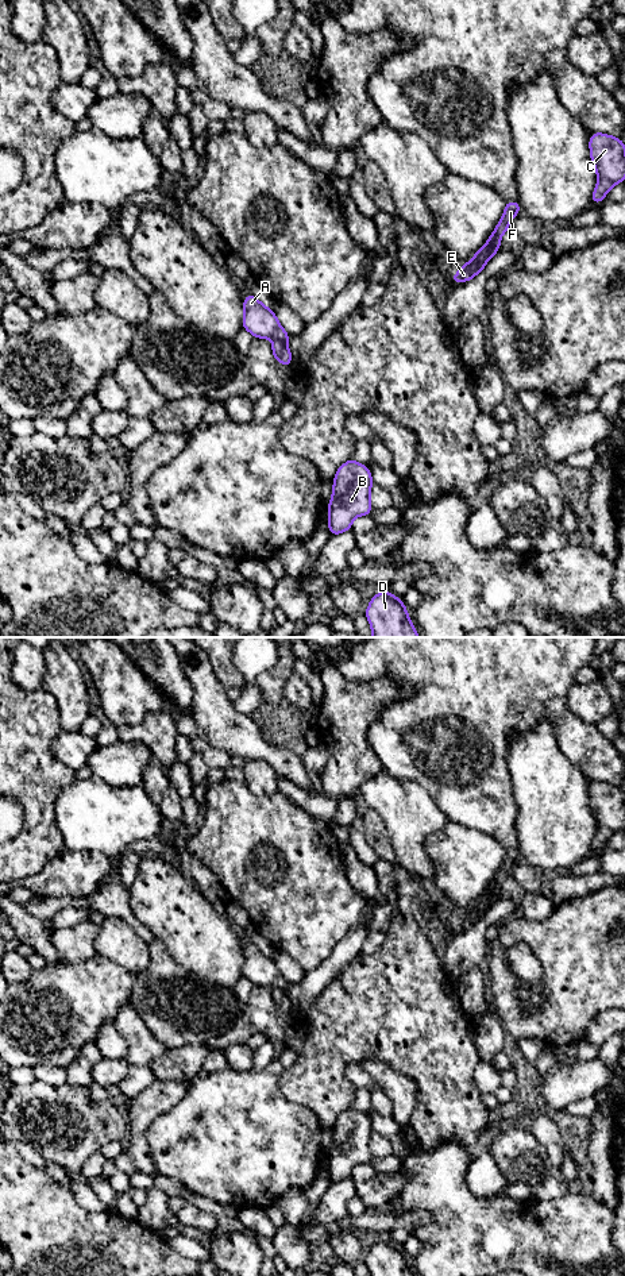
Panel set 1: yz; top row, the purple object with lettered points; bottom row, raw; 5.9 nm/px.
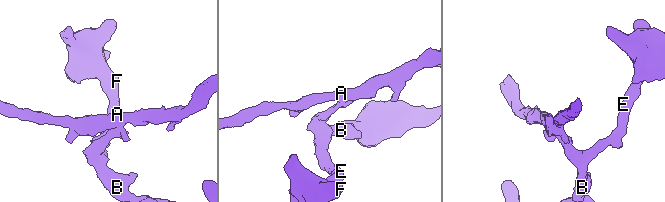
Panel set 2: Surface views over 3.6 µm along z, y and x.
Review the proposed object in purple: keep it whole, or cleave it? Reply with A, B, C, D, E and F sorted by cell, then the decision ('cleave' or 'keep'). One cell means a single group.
A / B C D E F; cleave

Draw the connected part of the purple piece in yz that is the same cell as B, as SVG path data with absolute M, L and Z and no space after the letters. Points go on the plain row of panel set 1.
M354 1107L343 1111L333 1127L332 1146L328 1150L328 1175L331 1183L351 1177L356 1164L369 1164L373 1153L370 1138L374 1133L366 1113Z

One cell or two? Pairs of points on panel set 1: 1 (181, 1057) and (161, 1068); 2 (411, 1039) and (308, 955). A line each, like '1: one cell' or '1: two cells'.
1: one cell
2: two cells

